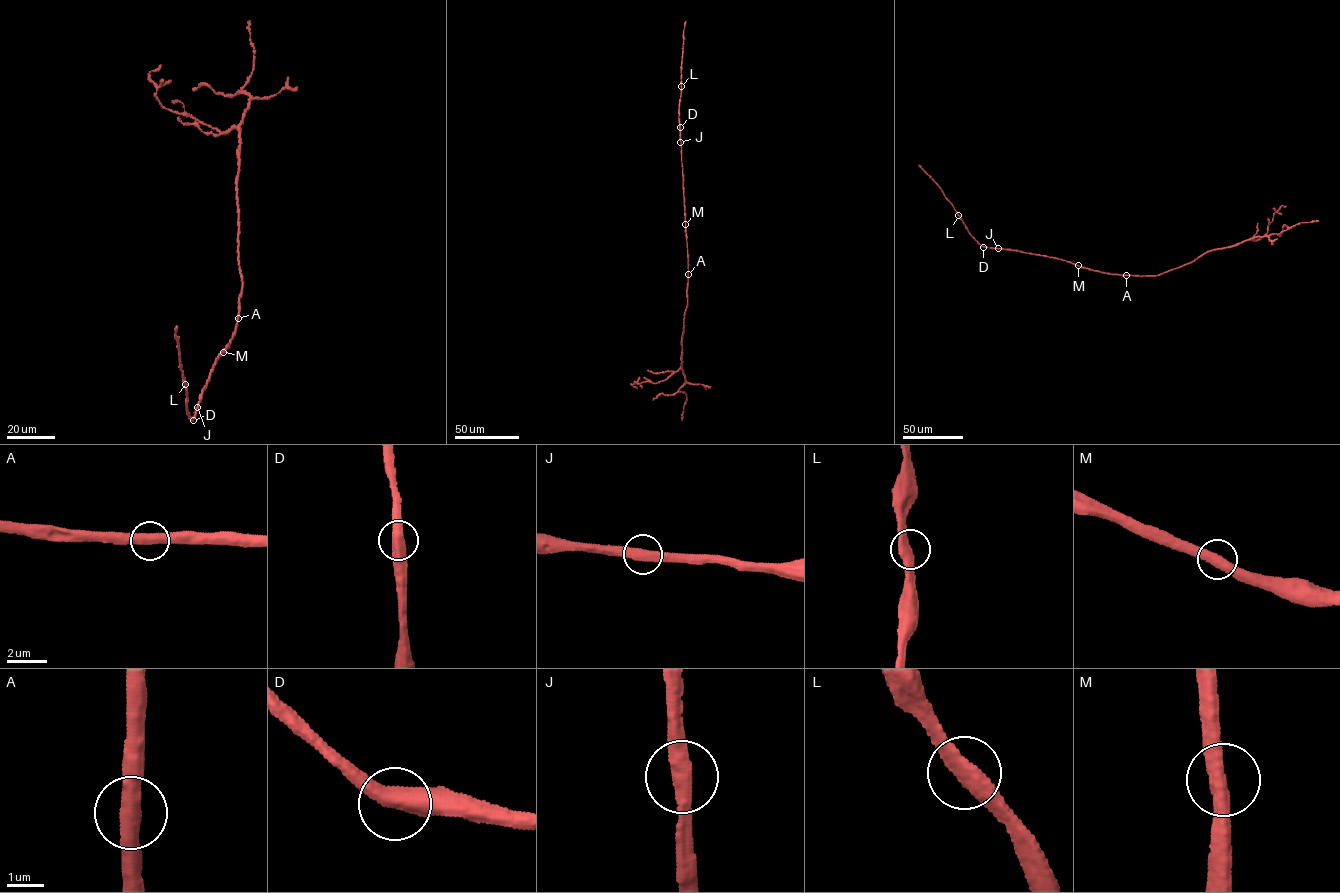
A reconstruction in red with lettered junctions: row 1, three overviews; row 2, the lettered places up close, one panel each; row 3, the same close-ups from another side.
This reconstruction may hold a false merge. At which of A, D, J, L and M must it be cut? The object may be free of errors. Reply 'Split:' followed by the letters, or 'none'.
Split: none

